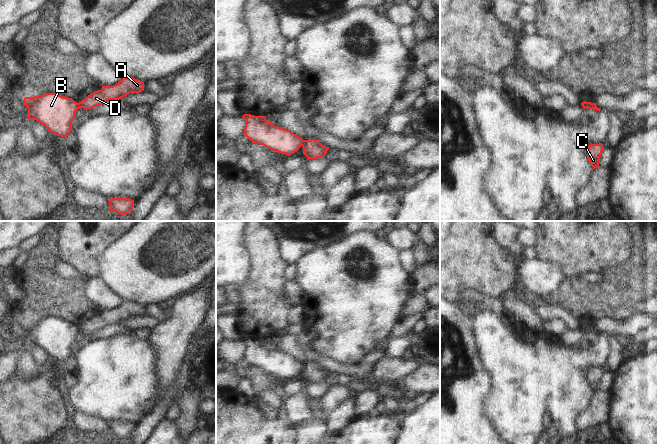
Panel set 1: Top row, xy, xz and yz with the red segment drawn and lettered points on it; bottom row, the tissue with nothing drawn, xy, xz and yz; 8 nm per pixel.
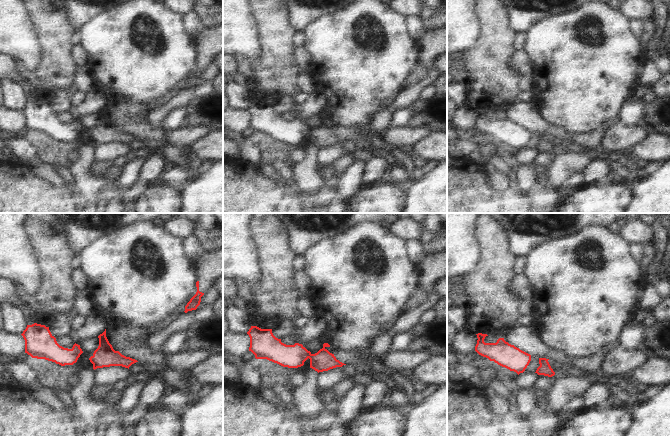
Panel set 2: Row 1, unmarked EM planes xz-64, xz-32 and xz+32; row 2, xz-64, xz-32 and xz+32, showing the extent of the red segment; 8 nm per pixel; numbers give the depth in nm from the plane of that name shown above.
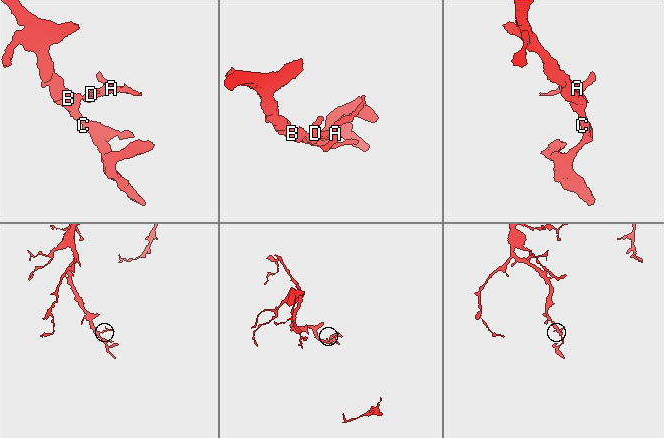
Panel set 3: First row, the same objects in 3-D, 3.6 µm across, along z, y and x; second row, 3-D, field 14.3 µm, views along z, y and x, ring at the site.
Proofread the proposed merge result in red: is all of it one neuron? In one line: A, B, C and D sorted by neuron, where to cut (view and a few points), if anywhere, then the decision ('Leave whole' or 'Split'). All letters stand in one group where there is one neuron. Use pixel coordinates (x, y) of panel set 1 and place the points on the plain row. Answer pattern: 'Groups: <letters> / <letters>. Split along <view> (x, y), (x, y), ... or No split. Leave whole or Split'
Groups: A D / B C. Split along xz (303, 364), (301, 369). Split

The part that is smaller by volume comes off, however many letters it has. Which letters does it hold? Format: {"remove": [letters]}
{"remove": ["A", "D"]}

